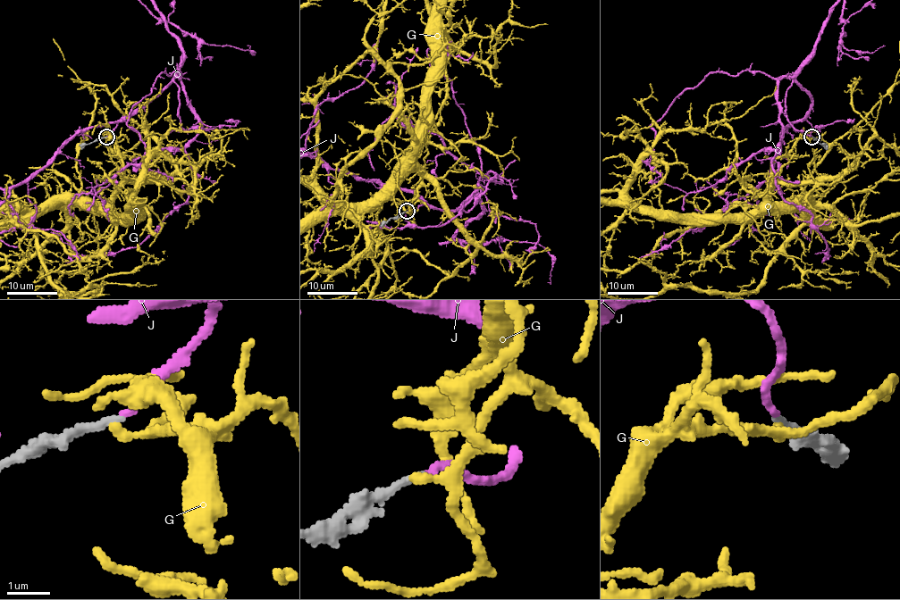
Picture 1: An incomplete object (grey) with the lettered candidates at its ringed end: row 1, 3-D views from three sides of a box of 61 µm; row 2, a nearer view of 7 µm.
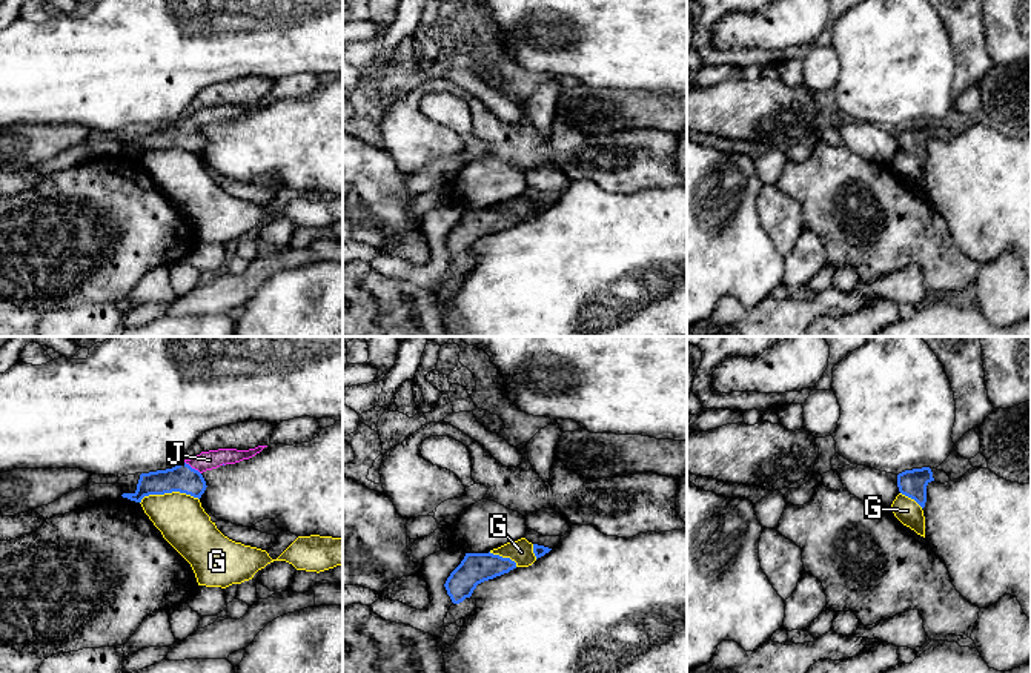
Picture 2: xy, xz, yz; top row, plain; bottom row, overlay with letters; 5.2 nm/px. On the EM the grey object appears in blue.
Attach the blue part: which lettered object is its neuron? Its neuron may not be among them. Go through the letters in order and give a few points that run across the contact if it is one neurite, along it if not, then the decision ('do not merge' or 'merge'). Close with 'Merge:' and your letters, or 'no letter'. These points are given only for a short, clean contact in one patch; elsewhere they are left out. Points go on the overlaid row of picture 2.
G: line xy (198, 500), (179, 492), (165, 492), (149, 493), (140, 503); do not merge
J: line xy (182, 478), (191, 467), (209, 460); merge
Merge: J

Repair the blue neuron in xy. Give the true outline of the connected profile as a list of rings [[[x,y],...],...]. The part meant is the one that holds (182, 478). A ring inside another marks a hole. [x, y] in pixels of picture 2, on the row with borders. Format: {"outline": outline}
{"outline": [[[258,446],[249,450],[218,449],[201,452],[172,469],[141,473],[137,490],[134,493],[123,493],[121,496],[141,502],[141,499],[149,495],[180,492],[200,499],[207,487],[201,475],[203,472],[217,469],[223,464],[235,464],[243,459],[249,459],[260,453],[264,447],[267,446]]]}

